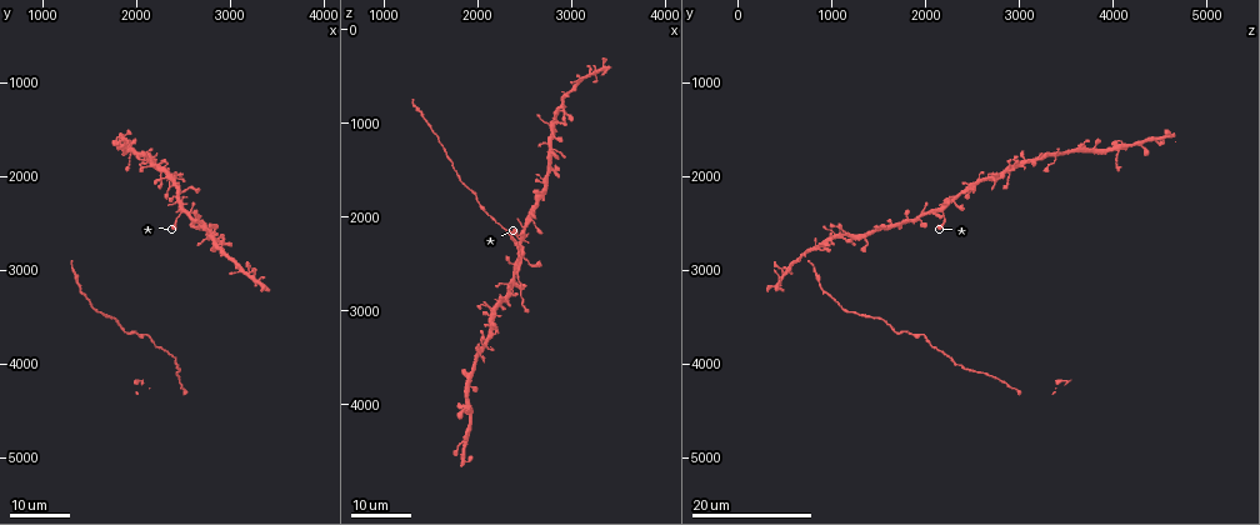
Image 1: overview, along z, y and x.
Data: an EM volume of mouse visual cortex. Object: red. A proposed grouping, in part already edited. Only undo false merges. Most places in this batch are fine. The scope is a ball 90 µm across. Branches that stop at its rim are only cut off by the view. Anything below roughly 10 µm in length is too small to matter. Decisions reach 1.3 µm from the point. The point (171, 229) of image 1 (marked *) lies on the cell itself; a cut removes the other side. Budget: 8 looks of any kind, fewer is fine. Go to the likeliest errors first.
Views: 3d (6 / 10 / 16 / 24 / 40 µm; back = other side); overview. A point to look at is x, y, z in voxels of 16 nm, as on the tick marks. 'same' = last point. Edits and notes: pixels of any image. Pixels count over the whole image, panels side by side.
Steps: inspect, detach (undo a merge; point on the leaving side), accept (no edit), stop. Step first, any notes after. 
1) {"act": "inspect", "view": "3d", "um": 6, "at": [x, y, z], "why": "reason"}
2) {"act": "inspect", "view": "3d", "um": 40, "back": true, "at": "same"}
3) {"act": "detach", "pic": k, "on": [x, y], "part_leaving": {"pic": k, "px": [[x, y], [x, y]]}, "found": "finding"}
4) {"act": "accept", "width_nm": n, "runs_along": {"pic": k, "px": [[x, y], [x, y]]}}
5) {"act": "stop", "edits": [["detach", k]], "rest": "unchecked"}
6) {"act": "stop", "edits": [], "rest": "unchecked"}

{"act": "inspect", "view": "3d", "um": 16, "at": [2480, 2360, 2140], "why": "four arms meet"}

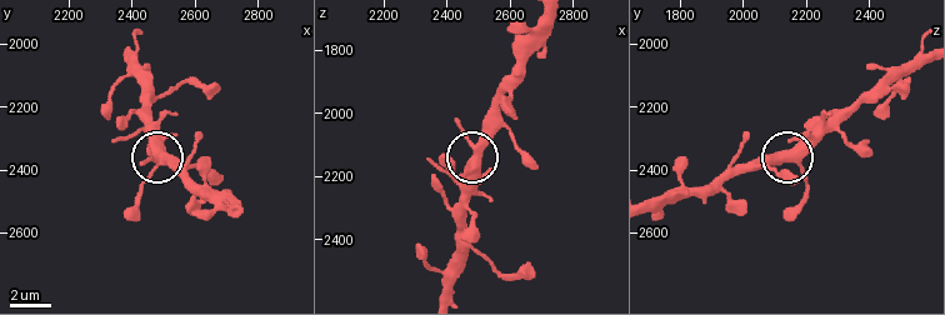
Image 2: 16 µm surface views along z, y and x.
{"act": "inspect", "view": "3d", "um": 10, "at": [2500, 2350, 2140], "why": "closer look"}

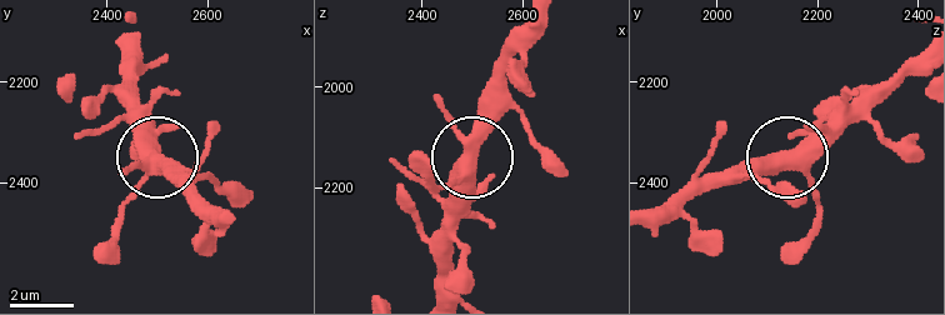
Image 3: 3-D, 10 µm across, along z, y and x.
{"act": "accept", "runs_along": {"pic": 3, "px": [[788, 263], [819, 200], [811, 184], [779, 160], [718, 176]]}, "found": "all the same cell"}

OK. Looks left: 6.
{"act": "inspect", "view": "3d", "um": 24, "at": [2120, 3700, 1980]}

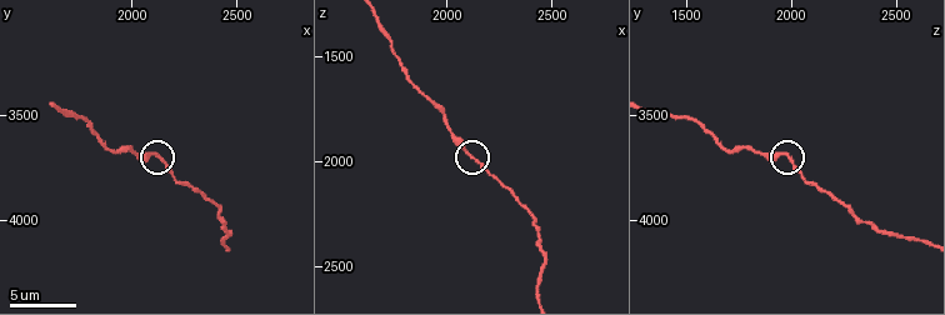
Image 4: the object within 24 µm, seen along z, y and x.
{"act": "inspect", "view": "3d", "um": 6, "at": [2130, 3690, 1990]}

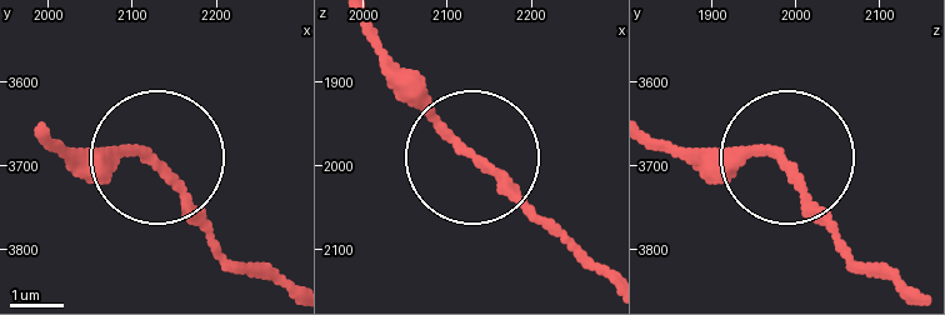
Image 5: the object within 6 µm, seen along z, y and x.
{"act": "accept", "found": "one cell here"}

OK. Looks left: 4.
{"act": "inspect", "view": "3d", "um": 10, "at": [1910, 3670, 1710], "why": "sudden change in width"}

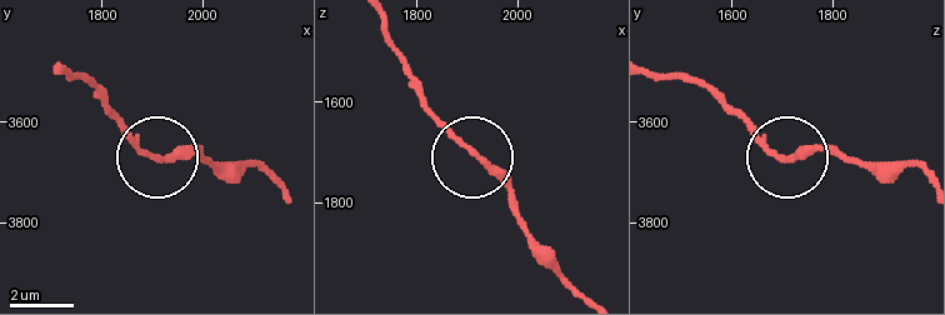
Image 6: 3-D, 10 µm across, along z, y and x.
{"act": "accept", "found": "one cell here"}

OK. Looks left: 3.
{"act": "inspect", "view": "3d", "um": 10, "at": [1660, 3490, 1330], "why": "sudden change in width"}

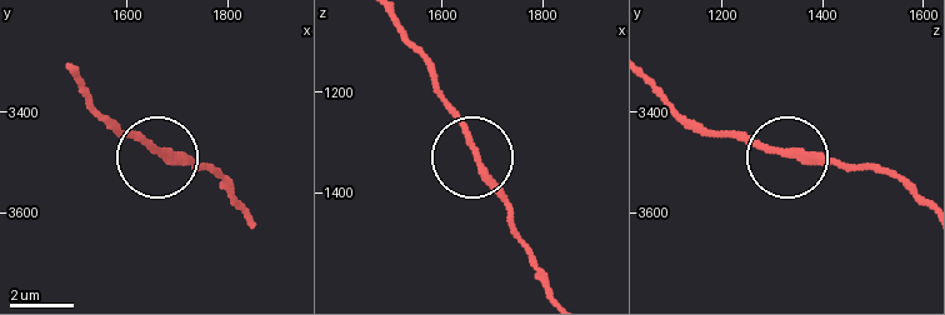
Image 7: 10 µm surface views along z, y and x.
{"act": "inspect", "view": "3d", "um": 10, "back": true, "at": [1665, 3485, 1325], "why": "from behind"}

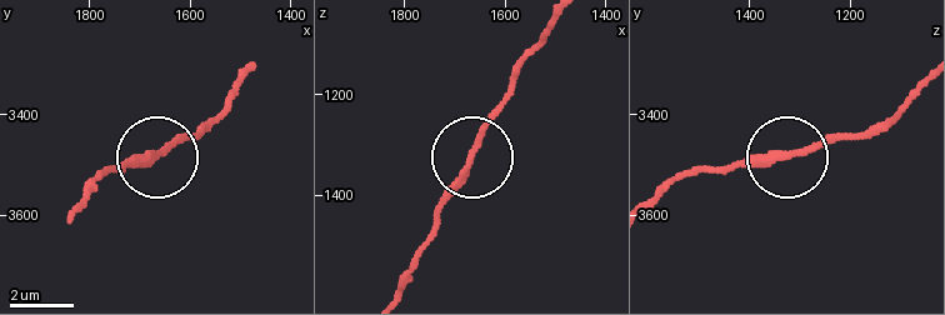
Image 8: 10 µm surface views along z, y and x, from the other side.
{"act": "accept", "found": "all the same cell"}

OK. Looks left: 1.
{"act": "stop", "edits": [], "rest": "unchecked"}

